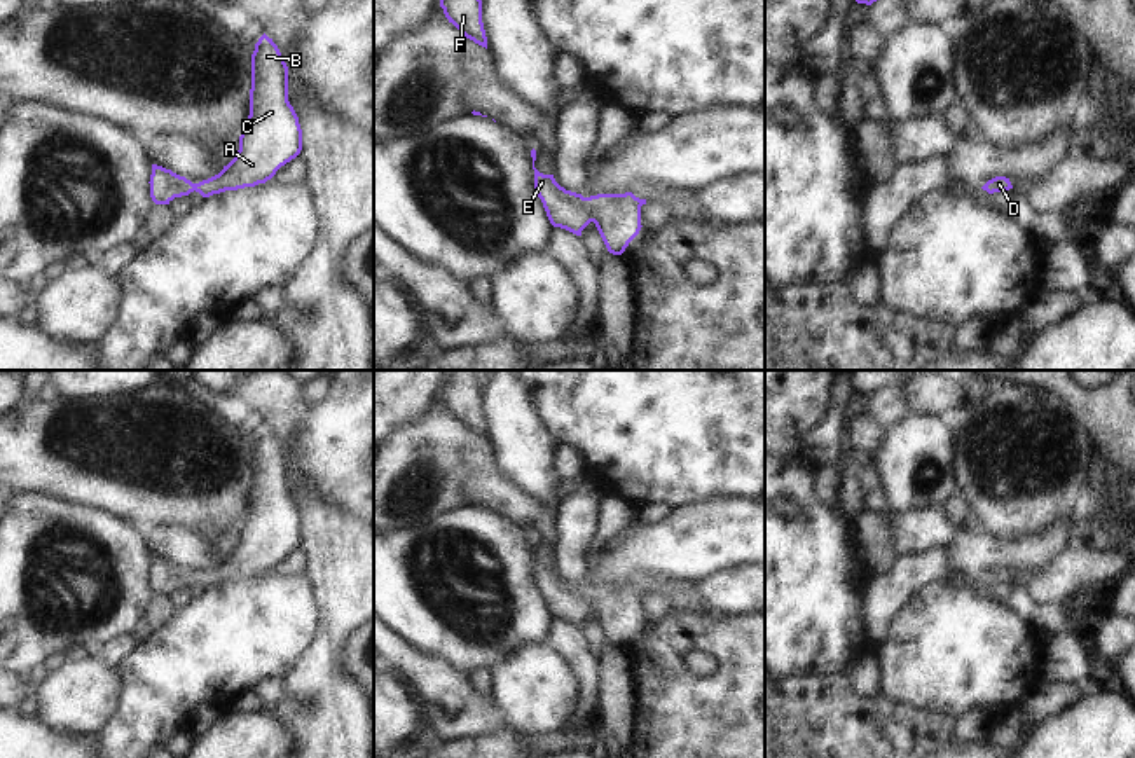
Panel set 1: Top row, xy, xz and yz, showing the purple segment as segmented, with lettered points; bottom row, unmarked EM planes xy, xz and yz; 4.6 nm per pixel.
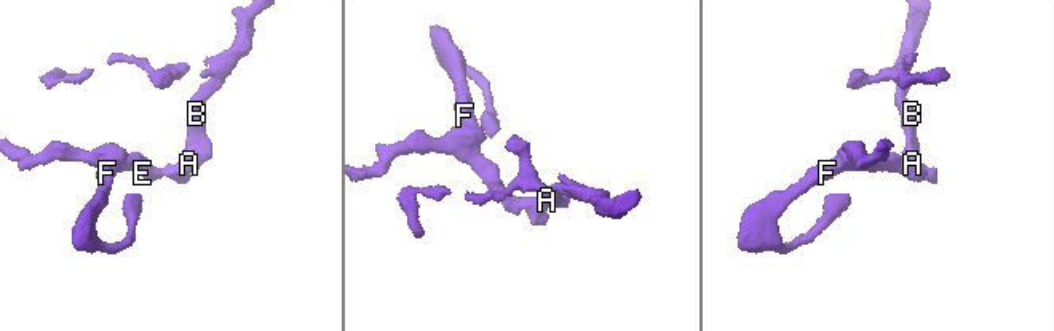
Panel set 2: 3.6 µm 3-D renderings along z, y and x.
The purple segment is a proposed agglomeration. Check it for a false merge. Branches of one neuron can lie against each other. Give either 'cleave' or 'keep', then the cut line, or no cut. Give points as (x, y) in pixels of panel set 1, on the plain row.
keep; cut none

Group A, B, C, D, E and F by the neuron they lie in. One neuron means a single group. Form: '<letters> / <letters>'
A B C D E F

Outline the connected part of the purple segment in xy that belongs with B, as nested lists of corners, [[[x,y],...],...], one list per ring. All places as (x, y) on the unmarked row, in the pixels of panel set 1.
[[[264,424],[251,445],[250,506],[236,548],[218,566],[199,575],[152,555],[150,589],[155,596],[169,596],[194,582],[210,589],[255,578],[271,571],[300,541],[302,520],[288,493],[288,458],[278,437]]]

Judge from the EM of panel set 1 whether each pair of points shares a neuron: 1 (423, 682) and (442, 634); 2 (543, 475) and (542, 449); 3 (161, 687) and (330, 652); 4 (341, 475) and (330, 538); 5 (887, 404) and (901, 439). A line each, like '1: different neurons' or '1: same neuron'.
1: different neurons
2: same neuron
3: different neurons
4: different neurons
5: different neurons

